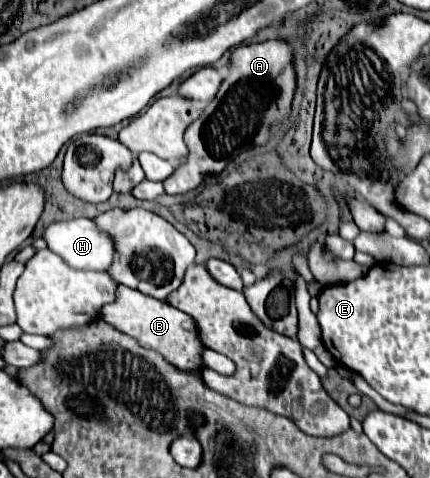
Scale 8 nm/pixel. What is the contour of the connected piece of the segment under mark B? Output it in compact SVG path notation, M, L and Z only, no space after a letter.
M119 285L117 289L117 301L109 303L101 309L103 321L113 325L115 329L135 337L143 347L159 351L167 361L171 361L175 367L183 371L199 371L203 369L203 341L199 337L199 329L191 317L173 305L167 305L167 301L157 301L153 297L147 297L135 289L129 289L125 285Z

